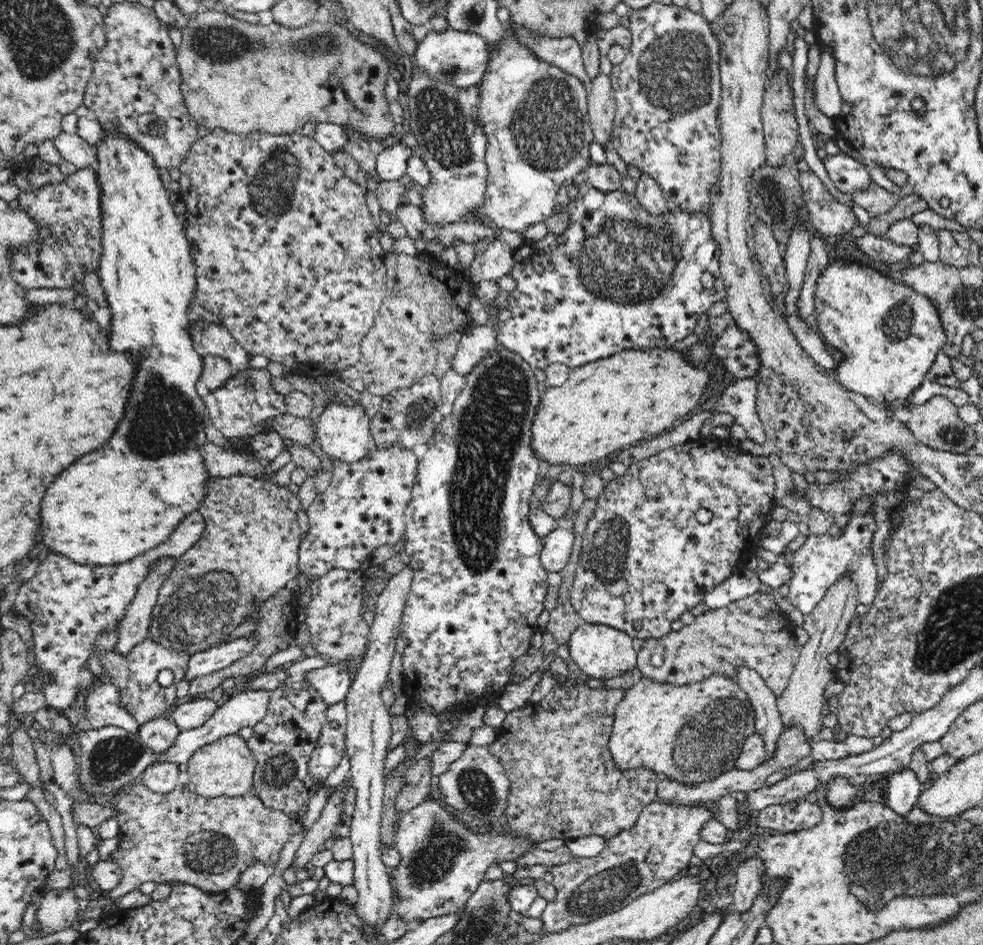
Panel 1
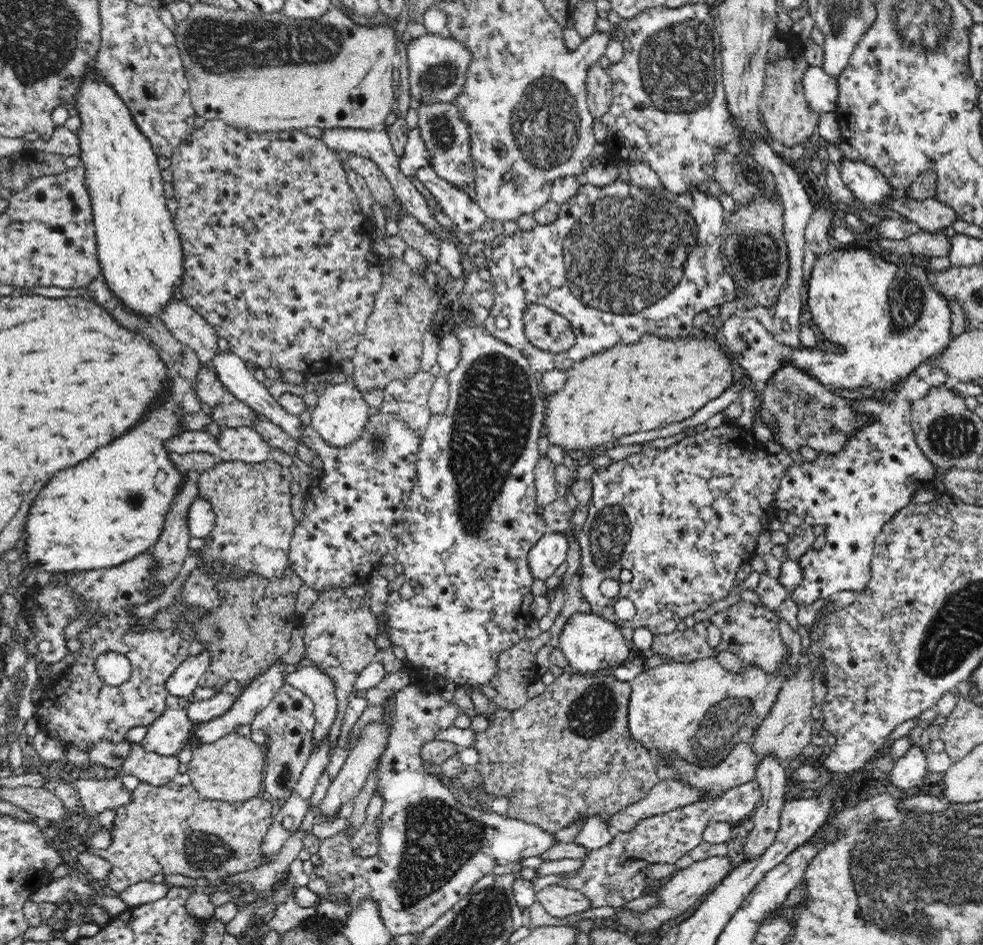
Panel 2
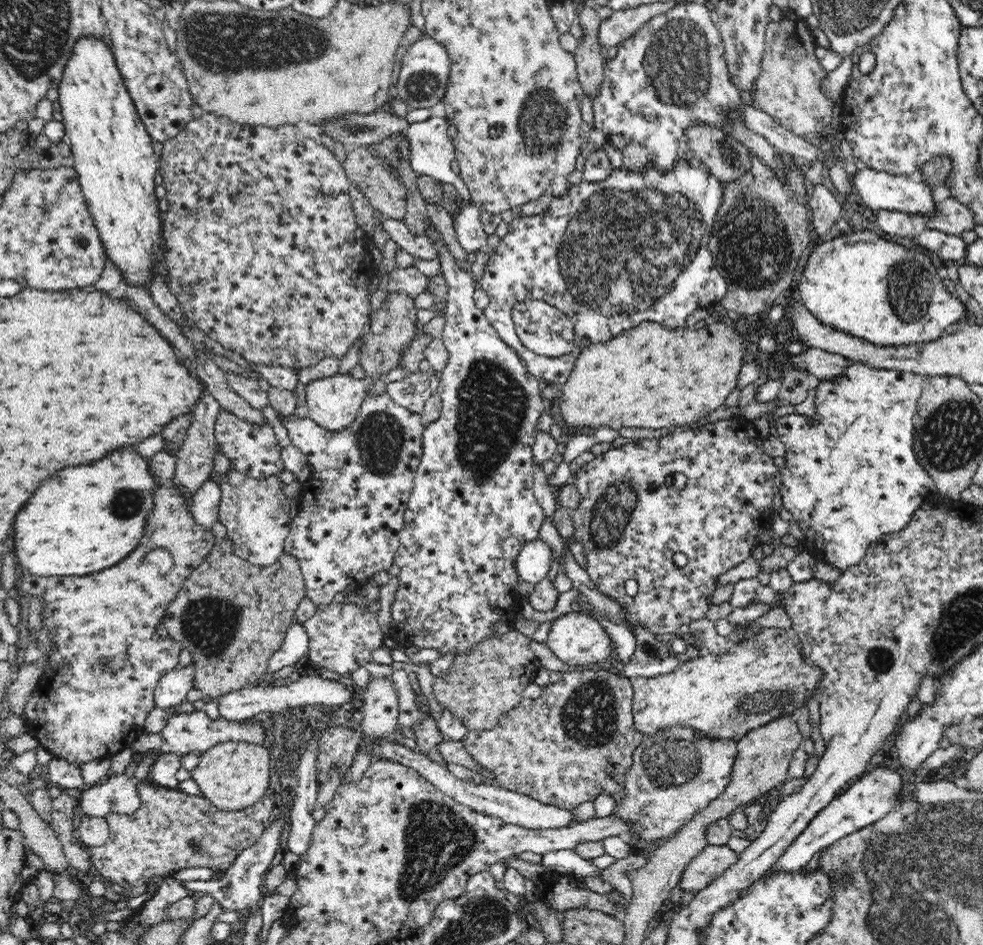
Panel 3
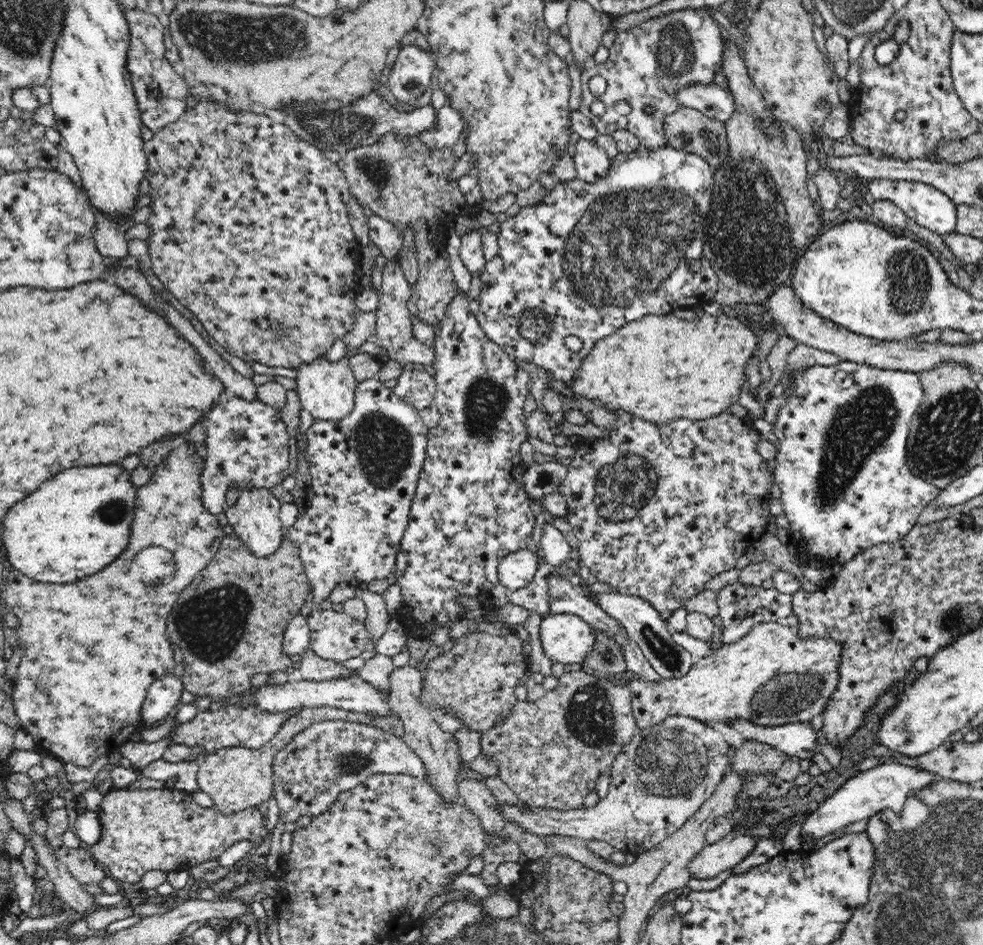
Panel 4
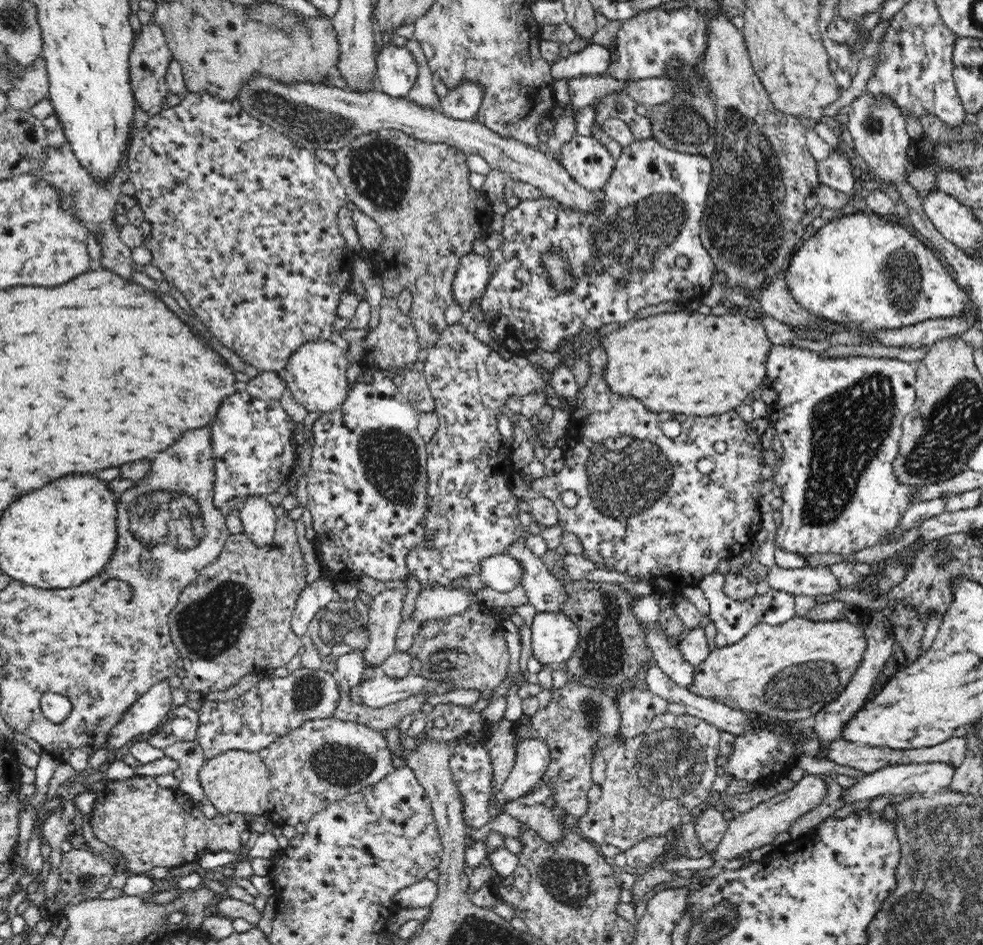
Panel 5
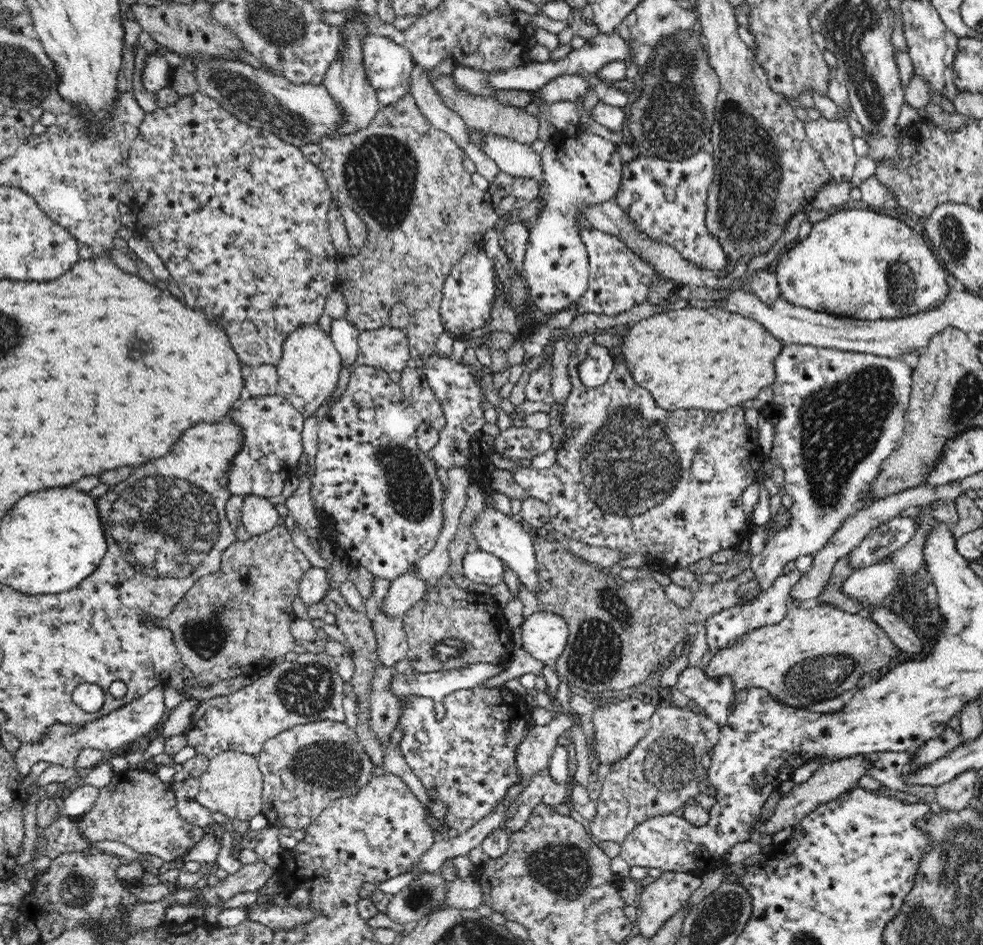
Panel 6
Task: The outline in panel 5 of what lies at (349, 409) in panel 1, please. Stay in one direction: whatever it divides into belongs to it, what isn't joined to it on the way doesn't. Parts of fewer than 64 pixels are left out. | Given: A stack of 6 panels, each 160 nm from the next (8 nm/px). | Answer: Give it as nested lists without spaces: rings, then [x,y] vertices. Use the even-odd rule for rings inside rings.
[[[331,340],[312,341],[299,346],[290,357],[284,370],[284,378],[287,388],[290,388],[292,396],[300,406],[304,406],[309,413],[321,412],[329,413],[341,408],[348,396],[349,388],[346,372],[349,368],[350,361],[346,358],[346,351],[340,349]]]

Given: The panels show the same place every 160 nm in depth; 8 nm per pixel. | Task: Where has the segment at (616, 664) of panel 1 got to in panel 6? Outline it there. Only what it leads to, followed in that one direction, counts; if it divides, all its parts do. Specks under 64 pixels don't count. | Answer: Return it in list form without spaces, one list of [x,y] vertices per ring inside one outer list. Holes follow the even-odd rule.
[[[539,611],[521,624],[523,650],[543,663],[553,663],[568,646],[570,630],[560,616]]]

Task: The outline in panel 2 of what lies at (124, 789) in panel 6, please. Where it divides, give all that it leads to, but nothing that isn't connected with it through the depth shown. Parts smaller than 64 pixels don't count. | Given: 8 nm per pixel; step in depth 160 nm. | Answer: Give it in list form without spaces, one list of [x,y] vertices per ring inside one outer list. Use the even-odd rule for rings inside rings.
[[[140,781],[138,786],[130,791],[130,802],[116,809],[110,846],[105,848],[106,850],[90,848],[89,852],[111,864],[111,871],[106,879],[109,888],[117,893],[137,882],[150,880],[156,874],[181,874],[193,879],[204,878],[209,881],[206,887],[219,886],[225,884],[229,876],[272,862],[266,861],[261,846],[276,810],[277,805],[265,795],[252,796],[244,802],[232,803],[202,798],[191,784],[180,786],[170,782],[155,787]]]

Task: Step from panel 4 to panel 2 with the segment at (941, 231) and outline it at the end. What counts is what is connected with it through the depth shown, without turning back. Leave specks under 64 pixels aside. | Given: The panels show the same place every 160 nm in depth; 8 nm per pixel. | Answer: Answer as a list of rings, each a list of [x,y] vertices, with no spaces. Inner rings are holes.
[[[841,159],[838,164],[841,179],[856,199],[866,205],[884,202],[888,194],[896,190],[890,188],[886,177],[880,171],[867,166],[861,161]]]

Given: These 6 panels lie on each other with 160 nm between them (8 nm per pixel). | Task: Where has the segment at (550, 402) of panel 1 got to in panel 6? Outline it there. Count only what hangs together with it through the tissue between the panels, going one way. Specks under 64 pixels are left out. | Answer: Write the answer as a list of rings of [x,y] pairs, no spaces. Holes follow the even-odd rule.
[[[712,304],[707,309],[684,307],[682,309],[656,313],[646,319],[630,324],[628,330],[621,337],[620,349],[622,349],[622,359],[627,364],[632,379],[638,383],[638,386],[650,391],[658,406],[662,406],[666,410],[690,410],[690,408],[694,408],[694,410],[717,413],[727,411],[730,407],[736,405],[742,405],[746,400],[756,398],[762,388],[766,388],[766,386],[770,387],[772,382],[774,382],[775,376],[774,360],[784,346],[782,342],[774,338],[774,335],[771,335],[759,322],[751,318],[746,318],[741,314],[726,311],[722,304]]]

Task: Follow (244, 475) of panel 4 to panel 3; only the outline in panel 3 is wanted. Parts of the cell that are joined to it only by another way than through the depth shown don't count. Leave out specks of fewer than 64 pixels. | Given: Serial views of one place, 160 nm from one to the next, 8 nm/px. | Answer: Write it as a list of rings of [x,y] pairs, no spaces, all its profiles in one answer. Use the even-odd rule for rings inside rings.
[[[222,410],[218,413],[215,422],[215,437],[218,448],[224,451],[224,454],[230,458],[231,464],[242,474],[252,478],[266,478],[272,474],[279,474],[284,469],[280,456],[281,448],[278,447],[278,440],[268,423],[258,427],[247,423],[230,411]],[[208,479],[191,498],[188,510],[200,527],[211,529],[218,522],[220,496],[218,484]]]

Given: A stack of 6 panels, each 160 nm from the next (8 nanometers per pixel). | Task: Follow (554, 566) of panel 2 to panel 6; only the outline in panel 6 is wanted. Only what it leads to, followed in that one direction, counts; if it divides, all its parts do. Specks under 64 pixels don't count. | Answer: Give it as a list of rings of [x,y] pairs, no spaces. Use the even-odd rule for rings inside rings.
[[[470,549],[463,560],[466,577],[476,589],[487,590],[503,584],[506,565],[501,558],[484,550]]]

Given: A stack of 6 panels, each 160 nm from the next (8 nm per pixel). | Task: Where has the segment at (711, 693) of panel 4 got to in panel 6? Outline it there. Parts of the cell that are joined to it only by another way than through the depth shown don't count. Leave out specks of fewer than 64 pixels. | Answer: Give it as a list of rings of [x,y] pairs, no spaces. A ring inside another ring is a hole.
[[[809,604],[799,608],[790,606],[782,622],[746,632],[727,648],[718,650],[702,669],[712,679],[730,677],[735,692],[754,687],[764,689],[775,702],[810,711],[818,702],[853,692],[868,674],[876,673],[890,658],[899,655],[901,650],[886,637],[879,624],[864,614],[848,614],[834,606]],[[630,695],[626,700],[599,705],[594,712],[593,725],[595,728],[595,750],[601,764],[608,767],[612,762],[624,758],[630,748],[638,740],[642,740],[651,727],[651,717],[655,714],[658,706],[647,702],[643,696]]]

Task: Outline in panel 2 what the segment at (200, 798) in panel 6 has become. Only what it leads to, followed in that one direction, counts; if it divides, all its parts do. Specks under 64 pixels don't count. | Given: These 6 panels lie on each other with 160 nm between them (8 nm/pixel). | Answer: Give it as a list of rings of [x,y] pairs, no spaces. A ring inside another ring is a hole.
[[[232,733],[217,741],[200,745],[193,750],[193,757],[187,764],[187,775],[191,785],[202,797],[210,800],[225,800],[226,802],[244,802],[256,796],[262,788],[265,756],[262,747],[250,739]]]

